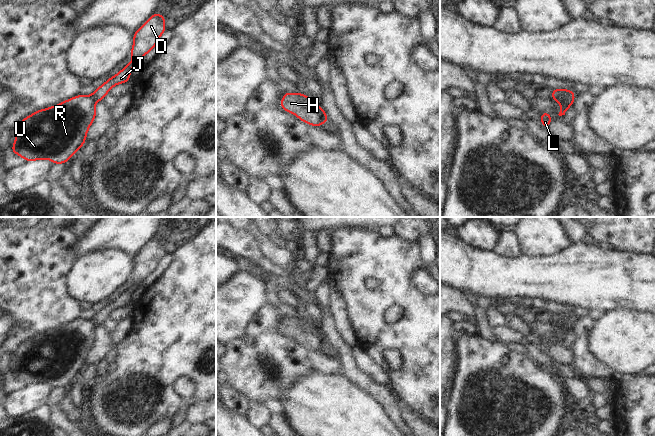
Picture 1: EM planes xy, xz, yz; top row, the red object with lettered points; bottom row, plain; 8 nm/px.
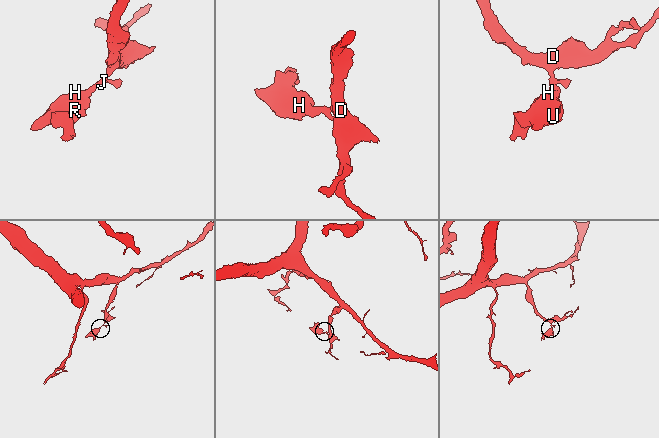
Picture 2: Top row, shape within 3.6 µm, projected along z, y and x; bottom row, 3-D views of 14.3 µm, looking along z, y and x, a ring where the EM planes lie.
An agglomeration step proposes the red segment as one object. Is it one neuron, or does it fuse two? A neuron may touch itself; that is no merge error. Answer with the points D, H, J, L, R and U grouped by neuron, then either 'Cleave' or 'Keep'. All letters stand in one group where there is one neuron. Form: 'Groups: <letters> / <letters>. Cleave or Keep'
Groups: D J / H L R U. Cleave.

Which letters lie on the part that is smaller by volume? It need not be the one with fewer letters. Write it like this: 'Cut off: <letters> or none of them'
Cut off: H, L, R, U

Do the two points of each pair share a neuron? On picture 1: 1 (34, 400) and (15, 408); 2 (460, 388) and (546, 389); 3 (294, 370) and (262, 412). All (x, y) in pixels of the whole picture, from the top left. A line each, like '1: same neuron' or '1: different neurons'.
1: same neuron
2: same neuron
3: different neurons

